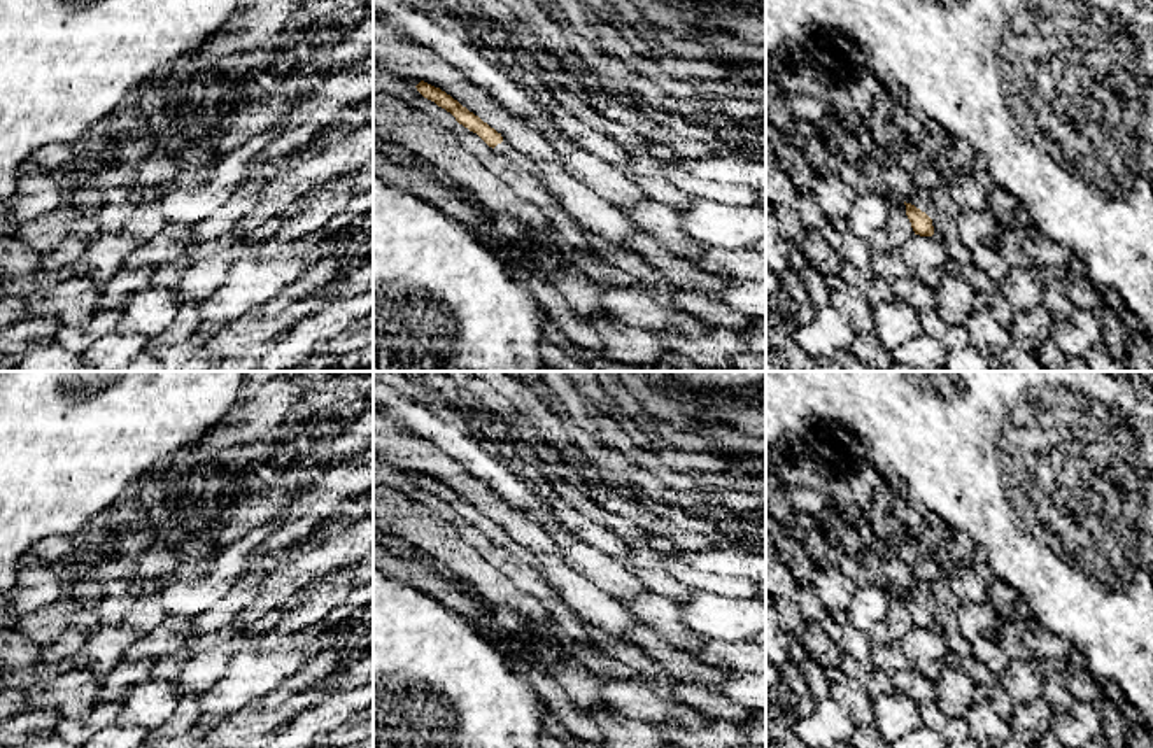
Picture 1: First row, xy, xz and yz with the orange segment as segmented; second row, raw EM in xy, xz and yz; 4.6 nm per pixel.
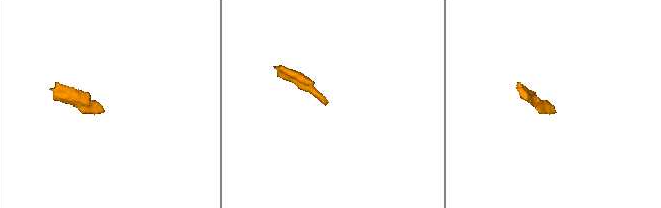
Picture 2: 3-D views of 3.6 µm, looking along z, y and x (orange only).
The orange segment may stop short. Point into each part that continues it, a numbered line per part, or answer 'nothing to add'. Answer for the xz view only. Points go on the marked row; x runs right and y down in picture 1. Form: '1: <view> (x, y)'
1: xz (521, 160)

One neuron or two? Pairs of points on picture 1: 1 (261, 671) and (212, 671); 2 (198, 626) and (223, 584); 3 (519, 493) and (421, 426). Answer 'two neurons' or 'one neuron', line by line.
1: two neurons
2: two neurons
3: one neuron

